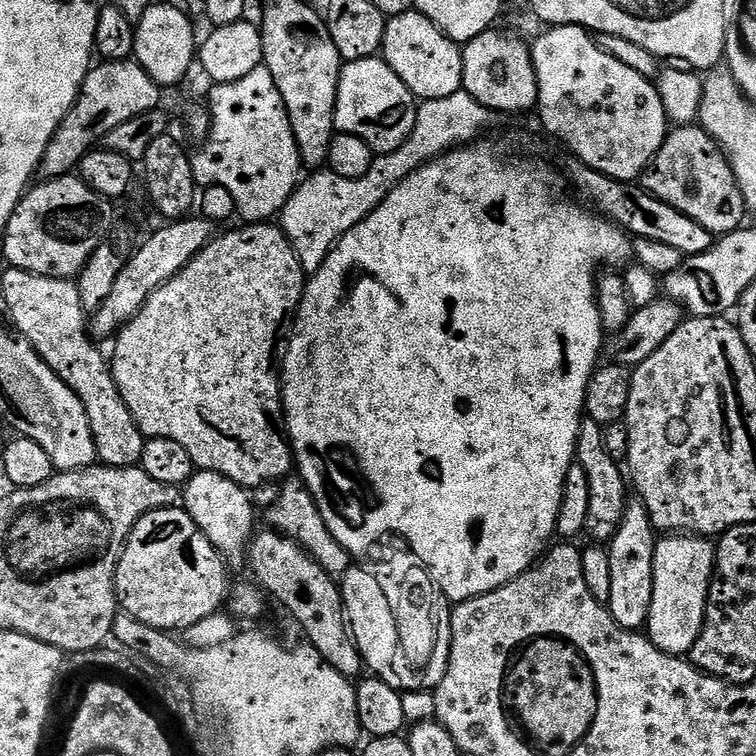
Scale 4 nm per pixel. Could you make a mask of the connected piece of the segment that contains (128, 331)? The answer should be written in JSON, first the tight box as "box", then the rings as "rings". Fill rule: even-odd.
{"box":[110,222,306,490],"rings":[[[248,222],[244,228],[236,228],[225,236],[217,235],[209,240],[208,244],[199,252],[189,264],[180,271],[174,278],[170,278],[138,310],[133,320],[128,321],[120,329],[115,337],[116,349],[110,352],[110,363],[112,373],[116,379],[118,390],[130,410],[134,414],[134,420],[144,431],[145,437],[151,438],[174,438],[186,446],[186,454],[190,454],[193,465],[197,469],[216,471],[247,490],[260,488],[271,480],[283,481],[293,471],[294,457],[292,446],[288,443],[288,437],[282,431],[284,418],[284,398],[280,395],[281,373],[278,371],[278,348],[276,352],[276,335],[284,324],[284,319],[289,319],[290,314],[295,313],[300,307],[300,300],[304,296],[306,273],[294,254],[292,244],[284,237],[283,231],[272,222]]]}

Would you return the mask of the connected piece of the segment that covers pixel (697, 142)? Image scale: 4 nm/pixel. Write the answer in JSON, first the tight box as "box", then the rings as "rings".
{"box":[642,126,746,234],"rings":[[[676,126],[644,170],[642,187],[713,234],[734,232],[745,223],[746,209],[738,182],[719,144],[699,126]]]}

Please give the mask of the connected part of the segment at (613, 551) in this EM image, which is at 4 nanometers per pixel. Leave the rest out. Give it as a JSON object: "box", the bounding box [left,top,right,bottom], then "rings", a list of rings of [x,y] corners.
{"box":[606,500,657,630],"rings":[[[639,500],[629,501],[624,508],[622,522],[607,545],[610,558],[610,598],[606,607],[618,626],[640,630],[647,625],[654,586],[654,550],[657,539],[644,504]]]}

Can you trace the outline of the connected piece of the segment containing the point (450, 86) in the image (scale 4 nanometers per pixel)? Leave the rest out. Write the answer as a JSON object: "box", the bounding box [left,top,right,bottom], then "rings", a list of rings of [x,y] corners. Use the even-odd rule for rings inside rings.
{"box":[382,10,464,101],"rings":[[[415,10],[393,16],[384,25],[384,47],[382,58],[402,78],[417,101],[447,98],[450,94],[461,91],[464,86],[462,78],[462,48],[430,18]]]}

